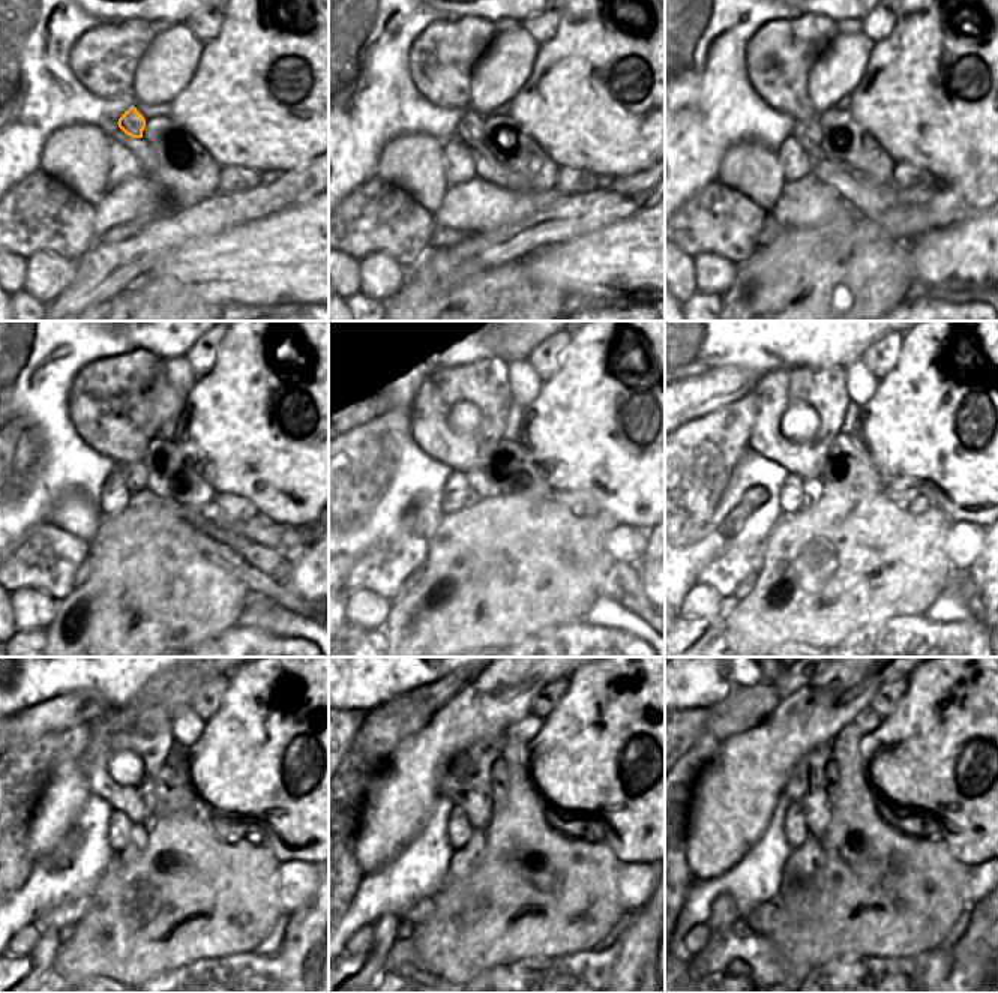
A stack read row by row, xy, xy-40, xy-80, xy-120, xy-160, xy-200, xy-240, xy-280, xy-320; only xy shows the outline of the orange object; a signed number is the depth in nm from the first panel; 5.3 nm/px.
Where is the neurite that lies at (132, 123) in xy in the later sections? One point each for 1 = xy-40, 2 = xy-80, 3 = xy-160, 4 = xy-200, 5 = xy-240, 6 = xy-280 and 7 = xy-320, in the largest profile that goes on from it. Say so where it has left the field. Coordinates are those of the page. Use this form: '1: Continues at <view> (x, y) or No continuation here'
1: Continues at xy-40 (470, 129)
2: Continues at xy-80 (806, 132)
3: Continues at xy-160 (476, 480)
4: Continues at xy-200 (811, 489)
5: Continues at xy-240 (135, 846)
6: Continues at xy-280 (467, 858)
7: Continues at xy-320 (803, 867)

